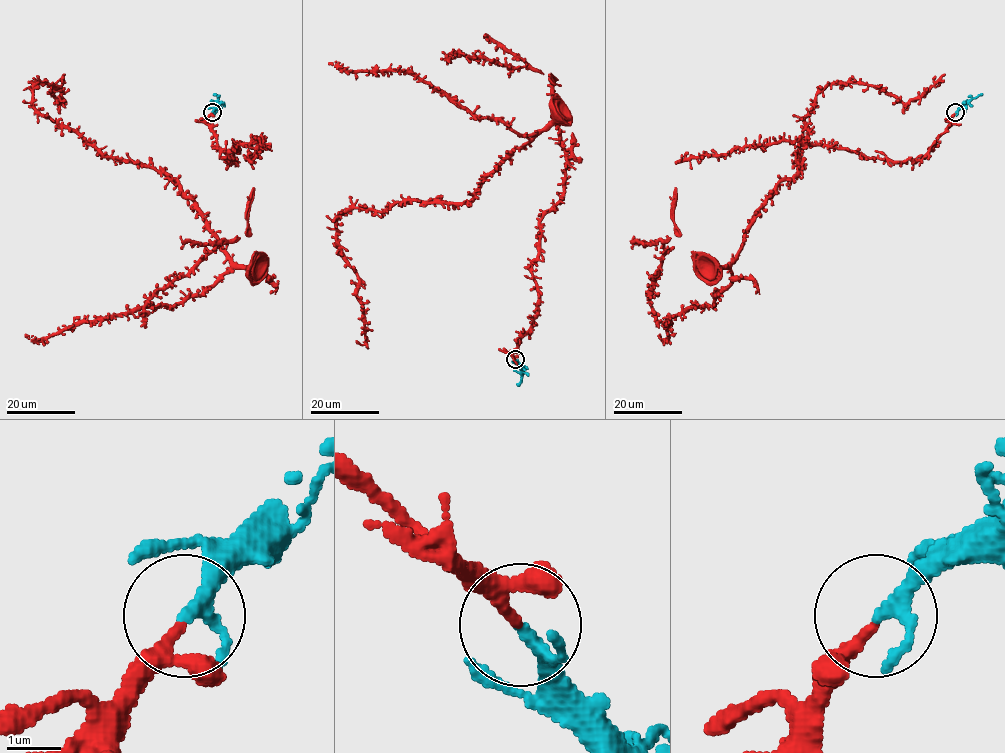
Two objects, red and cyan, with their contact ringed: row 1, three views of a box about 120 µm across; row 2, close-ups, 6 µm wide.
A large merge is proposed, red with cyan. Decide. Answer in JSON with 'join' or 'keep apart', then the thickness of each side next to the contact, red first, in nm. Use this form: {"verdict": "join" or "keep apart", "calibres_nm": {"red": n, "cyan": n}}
{"verdict": "join", "calibres_nm": {"red": 160, "cyan": 200}}

